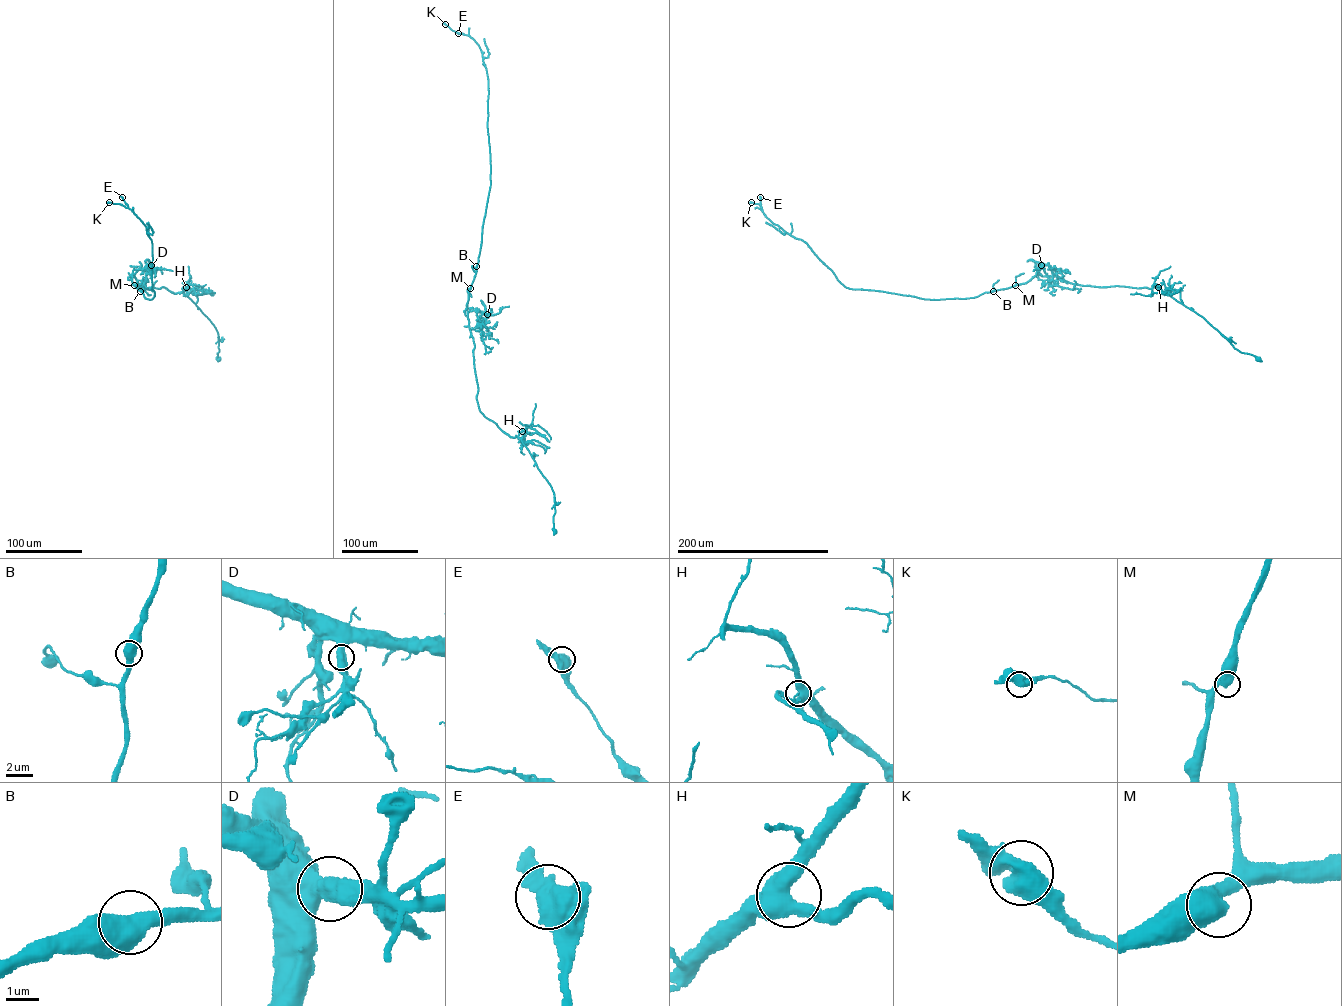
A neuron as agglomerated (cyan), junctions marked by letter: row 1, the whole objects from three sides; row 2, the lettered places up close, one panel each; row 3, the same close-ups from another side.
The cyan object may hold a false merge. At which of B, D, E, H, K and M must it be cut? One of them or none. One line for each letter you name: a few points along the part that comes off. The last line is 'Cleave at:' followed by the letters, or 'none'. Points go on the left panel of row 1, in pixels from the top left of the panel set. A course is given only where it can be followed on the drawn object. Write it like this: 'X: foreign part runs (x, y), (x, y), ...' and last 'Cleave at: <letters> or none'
D: foreign part runs (151, 265), (145, 285), (155, 293)
Cleave at: D

